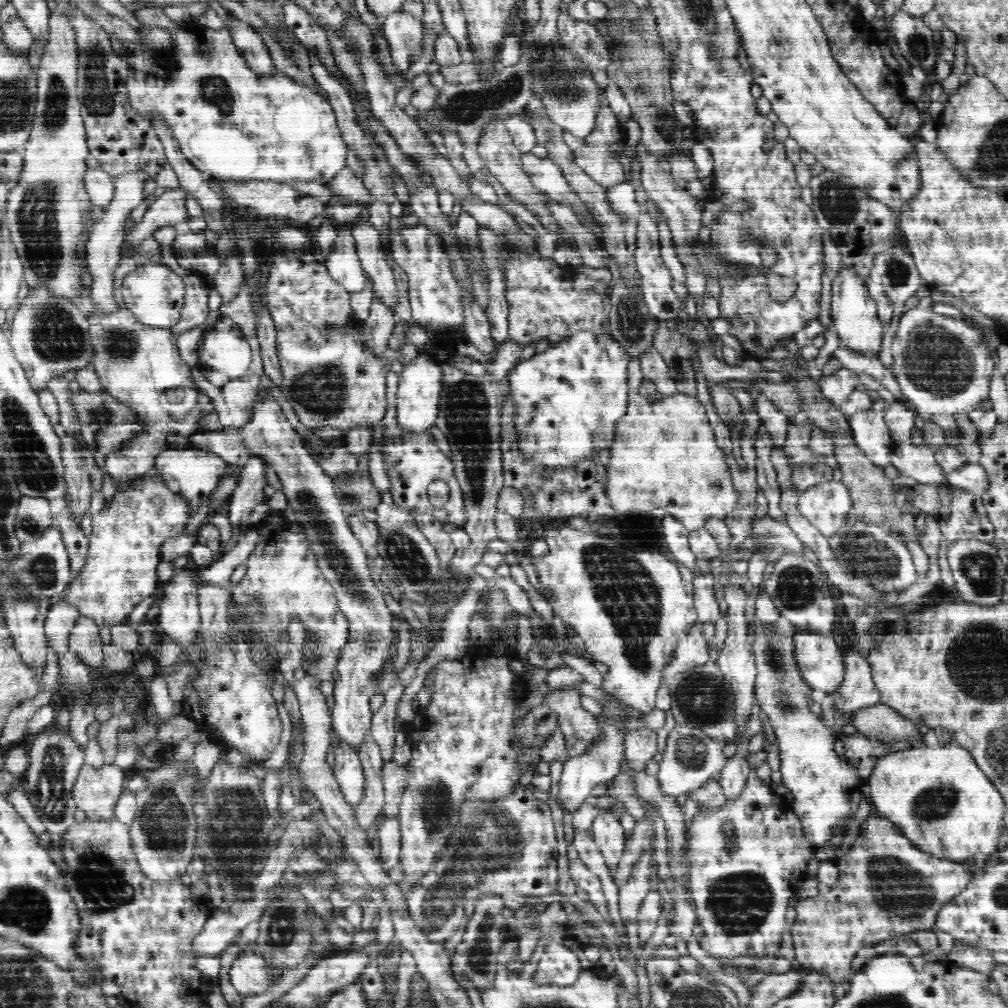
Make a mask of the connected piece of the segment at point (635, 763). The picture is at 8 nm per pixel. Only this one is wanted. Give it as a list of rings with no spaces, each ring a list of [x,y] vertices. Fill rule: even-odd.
[[[638,728],[627,732],[624,738],[625,760],[629,770],[640,772],[658,750],[657,732],[650,728]]]

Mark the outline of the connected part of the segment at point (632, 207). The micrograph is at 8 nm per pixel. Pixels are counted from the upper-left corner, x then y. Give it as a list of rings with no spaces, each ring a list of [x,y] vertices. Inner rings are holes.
[[[628,180],[608,187],[606,193],[608,193],[606,201],[608,201],[610,209],[624,219],[638,220],[645,212],[643,206],[637,202],[634,186]]]

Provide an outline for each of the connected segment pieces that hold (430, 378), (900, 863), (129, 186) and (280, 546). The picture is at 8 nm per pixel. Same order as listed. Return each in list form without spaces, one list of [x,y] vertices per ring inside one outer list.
[[[420,354],[408,368],[400,373],[396,390],[397,421],[399,428],[406,432],[422,432],[435,424],[439,415],[439,400],[444,382],[444,370],[434,370],[426,354]]]
[[[870,816],[866,822],[868,822],[866,824],[868,846],[852,848],[842,860],[838,860],[840,882],[836,888],[832,888],[824,896],[806,898],[798,902],[797,917],[794,926],[790,929],[794,939],[796,960],[810,971],[826,975],[834,985],[843,978],[847,983],[852,981],[855,971],[851,968],[851,964],[857,952],[864,946],[872,946],[876,942],[888,940],[890,936],[908,934],[914,930],[934,926],[940,908],[946,902],[950,902],[954,896],[958,896],[962,888],[966,888],[966,880],[970,880],[970,870],[964,868],[962,864],[950,860],[938,860],[914,848],[888,817]]]
[[[142,170],[140,172],[128,172],[127,174],[116,177],[114,180],[114,187],[116,187],[114,198],[106,206],[102,220],[90,229],[89,241],[85,246],[88,260],[87,269],[91,276],[90,288],[92,288],[92,299],[94,299],[94,303],[96,303],[101,314],[114,312],[117,308],[113,302],[113,282],[111,281],[114,280],[114,270],[116,270],[121,260],[121,250],[125,242],[127,221],[131,218],[133,210],[145,200],[144,186],[150,178],[150,174]]]
[[[278,513],[270,514],[266,520],[252,524],[252,527],[259,532],[259,541],[246,560],[245,576],[232,588],[232,598],[245,601],[250,593],[258,593],[264,599],[268,620],[262,626],[262,633],[264,639],[272,643],[273,652],[280,653],[282,659],[290,652],[288,626],[294,618],[299,620],[307,633],[302,650],[302,669],[322,682],[334,680],[336,664],[349,642],[349,621],[337,603],[332,585],[324,578],[322,569],[318,570],[315,553],[308,550],[308,540],[300,534],[299,524]]]

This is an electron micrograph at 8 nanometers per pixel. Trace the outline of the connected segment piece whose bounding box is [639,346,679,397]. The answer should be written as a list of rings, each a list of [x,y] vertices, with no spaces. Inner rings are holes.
[[[652,346],[639,356],[641,373],[640,378],[652,379],[656,385],[657,392],[665,397],[679,392],[677,384],[670,378],[667,364],[663,356]]]

